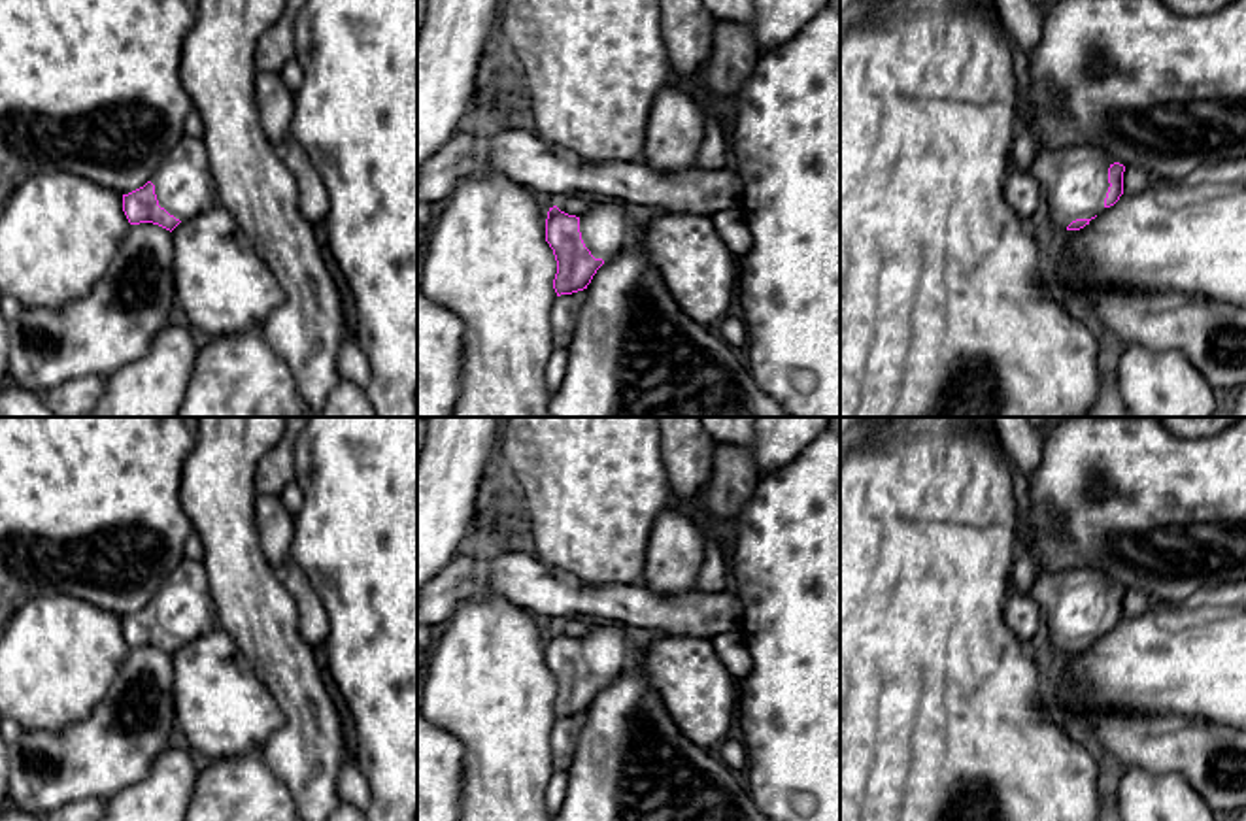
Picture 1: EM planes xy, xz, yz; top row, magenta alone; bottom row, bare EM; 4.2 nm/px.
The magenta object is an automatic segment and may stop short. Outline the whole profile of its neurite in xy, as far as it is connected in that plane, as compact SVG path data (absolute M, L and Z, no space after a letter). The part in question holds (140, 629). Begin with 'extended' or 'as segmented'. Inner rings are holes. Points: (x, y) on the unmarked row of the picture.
extended; M183 559L153 600L123 617L123 634L130 647L153 645L174 653L181 644L217 628L210 581L202 561Z

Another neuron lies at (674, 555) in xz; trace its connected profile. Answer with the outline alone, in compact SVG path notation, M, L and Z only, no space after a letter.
M674 500L653 523L642 583L661 595L697 589L706 540L691 517L691 506Z

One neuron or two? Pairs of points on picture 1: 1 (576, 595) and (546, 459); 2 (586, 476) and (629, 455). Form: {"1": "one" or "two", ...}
{"1": "two", "2": "one"}

